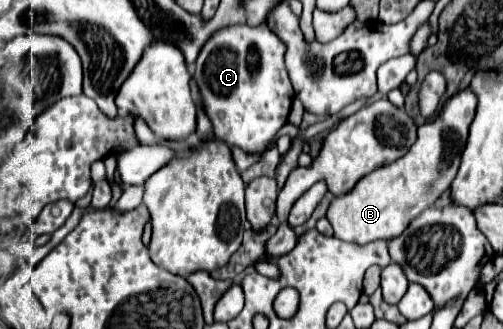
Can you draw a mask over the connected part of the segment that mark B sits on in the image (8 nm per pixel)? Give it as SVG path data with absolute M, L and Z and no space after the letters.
M471 90L455 94L441 106L433 120L419 126L419 138L403 158L363 176L351 192L335 196L327 208L327 220L333 226L333 236L343 242L363 246L375 240L389 242L391 238L403 234L413 218L431 208L435 200L449 190L461 164L475 106L477 98Z

